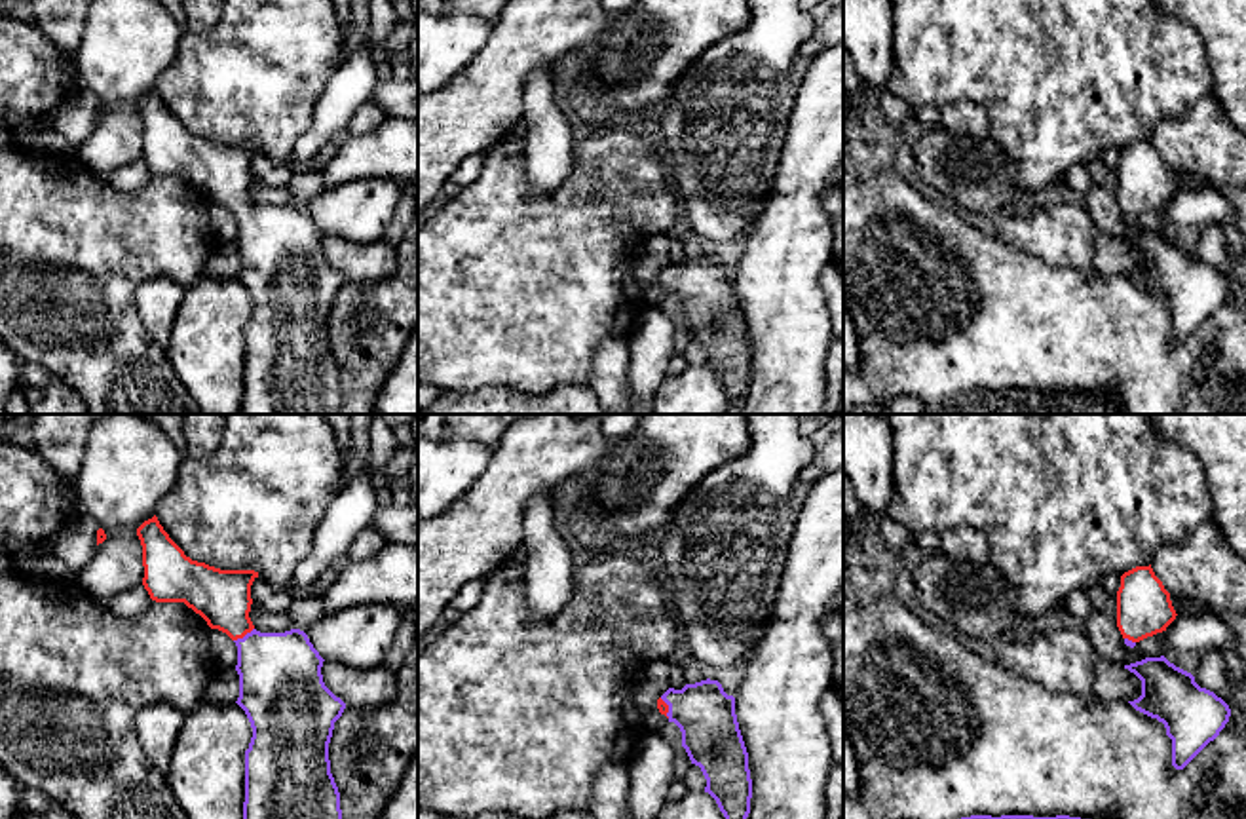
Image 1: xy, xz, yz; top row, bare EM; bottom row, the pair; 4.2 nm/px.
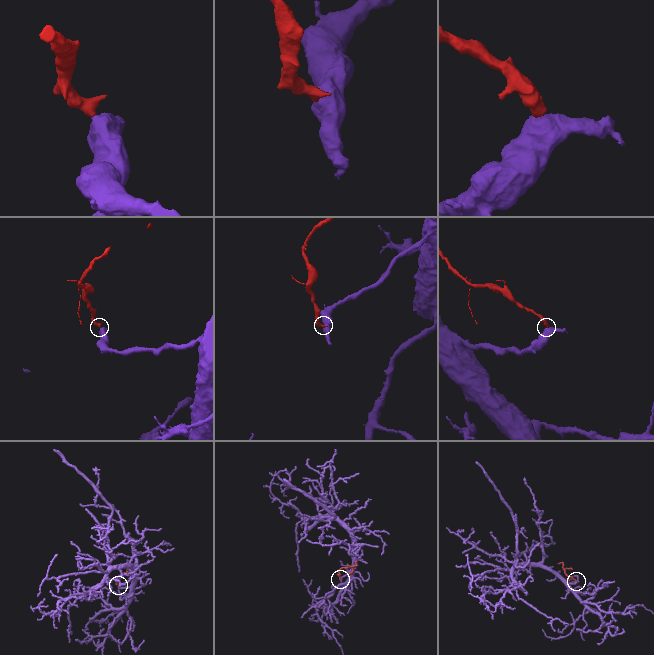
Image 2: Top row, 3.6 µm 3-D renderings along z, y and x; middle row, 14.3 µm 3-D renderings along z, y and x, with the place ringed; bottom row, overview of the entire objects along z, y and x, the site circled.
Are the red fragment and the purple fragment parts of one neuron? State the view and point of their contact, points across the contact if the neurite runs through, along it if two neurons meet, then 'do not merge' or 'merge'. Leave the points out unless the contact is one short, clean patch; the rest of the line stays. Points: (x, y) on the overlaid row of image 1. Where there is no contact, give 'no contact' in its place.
meets red in xy at (244, 635); runs through xy (223, 597), (226, 610), (244, 635), (280, 673); merge

